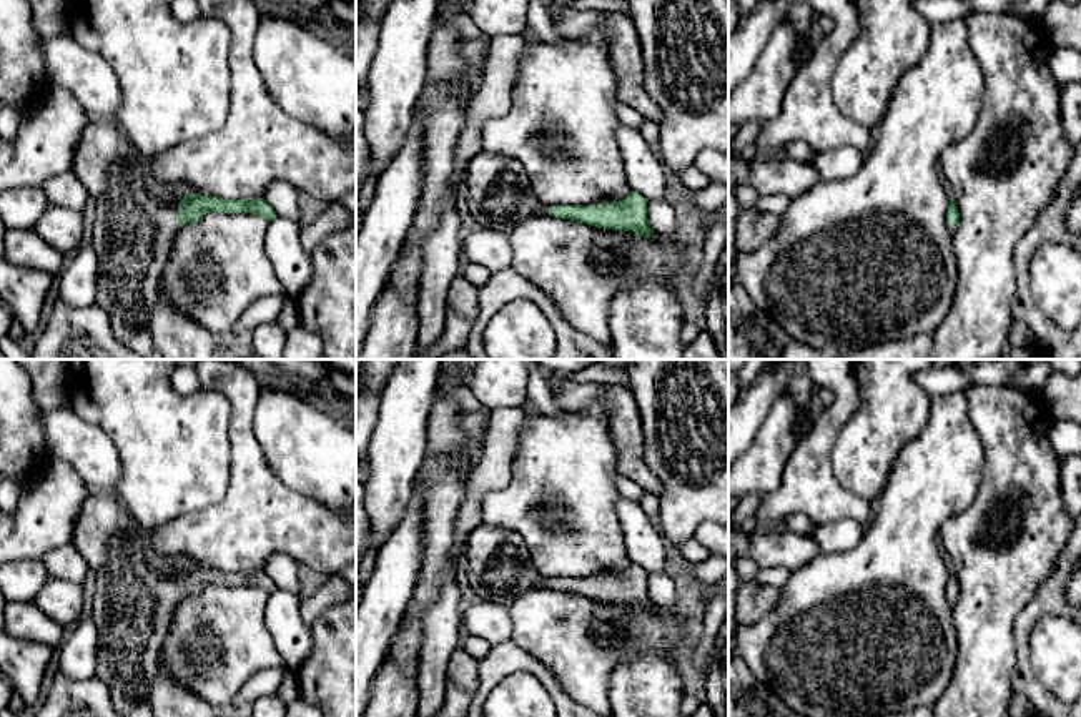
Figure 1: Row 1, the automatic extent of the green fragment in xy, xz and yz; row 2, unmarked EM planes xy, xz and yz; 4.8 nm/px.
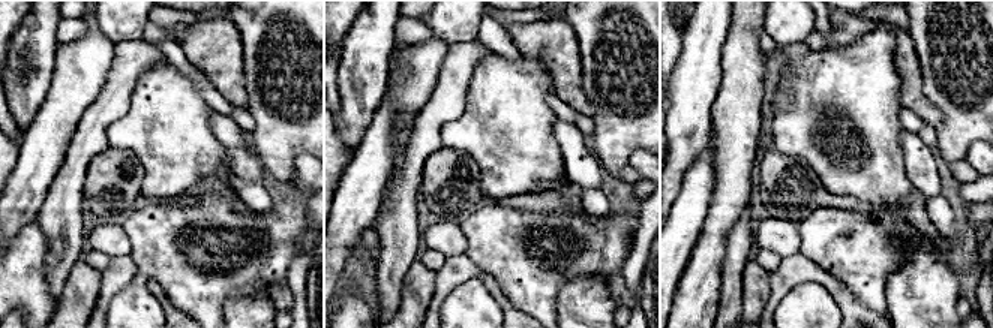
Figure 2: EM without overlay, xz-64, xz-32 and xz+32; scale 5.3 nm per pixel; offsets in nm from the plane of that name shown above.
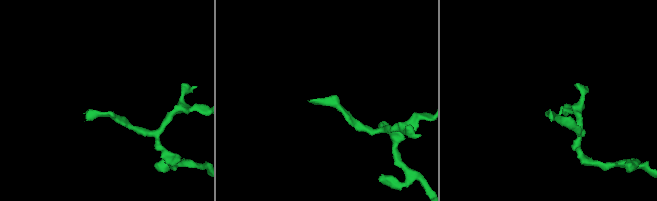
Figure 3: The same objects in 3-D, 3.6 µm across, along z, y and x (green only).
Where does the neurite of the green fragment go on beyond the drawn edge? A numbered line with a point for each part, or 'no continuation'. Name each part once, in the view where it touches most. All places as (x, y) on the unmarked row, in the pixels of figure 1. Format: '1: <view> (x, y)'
1: xy (132, 606)

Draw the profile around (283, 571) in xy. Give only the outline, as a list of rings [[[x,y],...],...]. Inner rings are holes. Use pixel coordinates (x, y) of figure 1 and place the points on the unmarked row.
[[[273,554],[266,564],[264,572],[271,577],[278,589],[289,591],[298,596],[299,577],[298,564],[288,554]]]

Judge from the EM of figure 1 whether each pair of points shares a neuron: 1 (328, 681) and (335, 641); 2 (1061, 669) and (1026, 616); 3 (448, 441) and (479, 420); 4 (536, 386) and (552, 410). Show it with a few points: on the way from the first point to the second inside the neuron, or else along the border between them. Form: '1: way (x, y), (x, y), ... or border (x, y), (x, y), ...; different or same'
1: way (335, 671), (335, 651); same
2: border (1063, 614), (1045, 614), (1035, 624), (1030, 664); different
3: border (463, 410), (463, 445), (453, 459), (454, 469); different
4: way (539, 391), (547, 405); same

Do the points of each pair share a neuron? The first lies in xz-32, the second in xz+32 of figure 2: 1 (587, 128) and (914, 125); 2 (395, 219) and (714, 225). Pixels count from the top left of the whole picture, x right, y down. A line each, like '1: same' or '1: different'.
1: different
2: different

